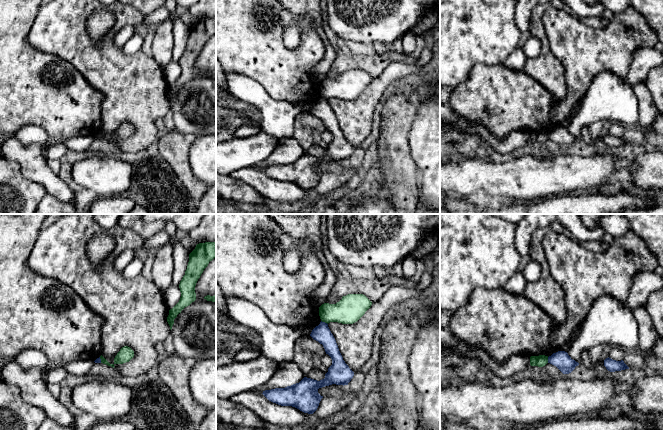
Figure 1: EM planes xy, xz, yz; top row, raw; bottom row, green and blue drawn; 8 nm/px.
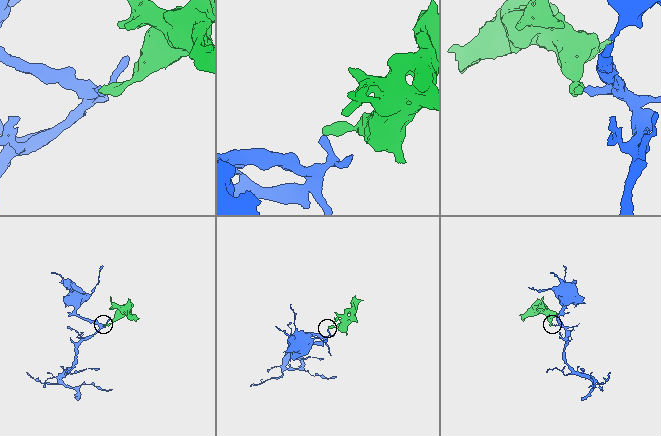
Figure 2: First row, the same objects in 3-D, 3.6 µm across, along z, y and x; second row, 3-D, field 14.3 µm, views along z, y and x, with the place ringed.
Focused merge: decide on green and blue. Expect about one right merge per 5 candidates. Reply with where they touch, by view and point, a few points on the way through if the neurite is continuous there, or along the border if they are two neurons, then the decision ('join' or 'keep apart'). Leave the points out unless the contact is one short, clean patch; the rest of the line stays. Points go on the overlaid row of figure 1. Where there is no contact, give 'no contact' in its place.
xz (324, 321) | along xz (321, 320), (327, 324) | keep apart

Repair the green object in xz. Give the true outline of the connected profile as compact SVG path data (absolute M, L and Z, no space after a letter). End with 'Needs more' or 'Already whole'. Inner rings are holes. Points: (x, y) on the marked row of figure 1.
M348 294L336 304L324 303L319 307L322 322L353 324L371 307L372 302L363 294Z. Already whole

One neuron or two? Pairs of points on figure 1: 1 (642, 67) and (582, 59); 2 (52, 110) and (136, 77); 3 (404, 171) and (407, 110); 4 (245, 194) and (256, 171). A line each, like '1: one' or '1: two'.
1: two
2: two
3: one
4: two

